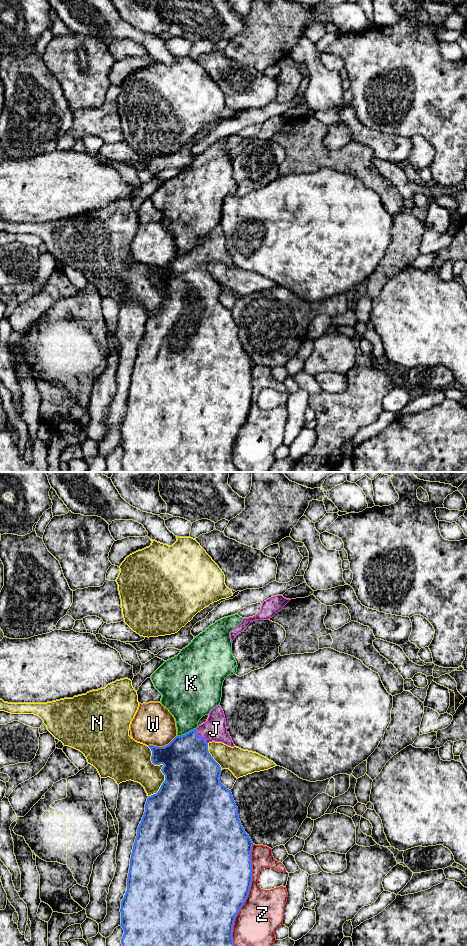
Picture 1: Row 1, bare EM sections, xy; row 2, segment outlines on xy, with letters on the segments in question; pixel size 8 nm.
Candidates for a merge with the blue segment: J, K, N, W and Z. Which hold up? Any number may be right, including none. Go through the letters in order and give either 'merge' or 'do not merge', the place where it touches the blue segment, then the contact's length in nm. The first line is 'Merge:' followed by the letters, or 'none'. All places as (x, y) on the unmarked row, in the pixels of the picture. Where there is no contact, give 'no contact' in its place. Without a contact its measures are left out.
Merge: J
J: merge | xy (200, 257) | 160 nm
K: do not merge | xy (186, 253) | 170 nm
N: do not merge | xy (162, 288) | 400 nm
W: do not merge | xy (162, 267) | 240 nm
Z: do not merge | xy (246, 418) | 850 nm

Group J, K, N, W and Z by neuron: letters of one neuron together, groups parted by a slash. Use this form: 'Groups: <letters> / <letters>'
Groups: J / K / N / W / Z

